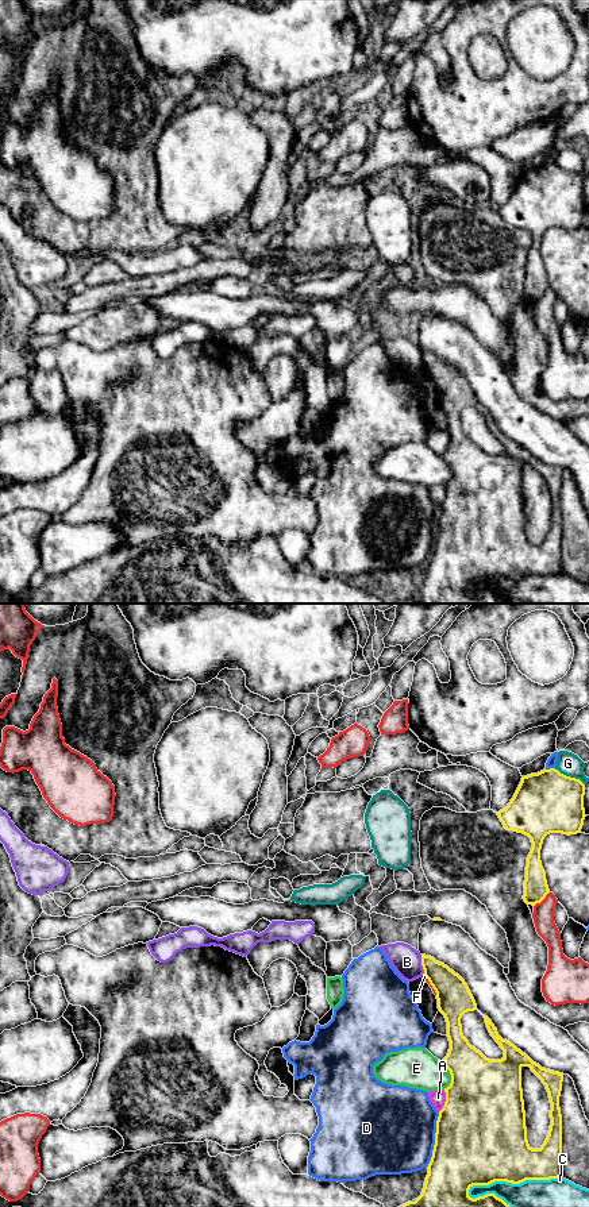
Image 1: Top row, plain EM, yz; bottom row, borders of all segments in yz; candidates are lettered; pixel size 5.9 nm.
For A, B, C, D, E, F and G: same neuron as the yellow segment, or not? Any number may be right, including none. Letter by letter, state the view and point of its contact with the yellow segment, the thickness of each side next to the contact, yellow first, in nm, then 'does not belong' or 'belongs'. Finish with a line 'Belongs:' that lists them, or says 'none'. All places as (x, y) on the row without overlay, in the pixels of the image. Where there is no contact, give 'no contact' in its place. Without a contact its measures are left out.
A: meets yellow in yz at (446, 496); 500 nm thick on the yellow side, 90 nm on the other; does not belong
B: meets yellow in yz at (423, 361); 200 nm thick on the yellow side, 170 nm on the other; does not belong
C: meets yellow in yz at (512, 578); 420 nm thick on the yellow side, 340 nm on the other; does not belong
D: meets yellow in yz at (435, 533); 500 nm thick on the yellow side, 480 nm on the other; does not belong
E: meets yellow in yz at (450, 469); 440 nm thick on the yellow side, 240 nm on the other; does not belong
F: meets yellow in yz at (542, 294); 140 nm thick on the yellow side, 130 nm on the other; does not belong
G: meets yellow in yz at (569, 172); 360 nm thick on the yellow side, 140 nm on the other; does not belong
Belongs: none

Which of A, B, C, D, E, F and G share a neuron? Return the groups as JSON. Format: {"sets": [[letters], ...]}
{"sets": [["A"], ["B"], ["C"], ["D"], ["E"], ["F"], ["G"]]}

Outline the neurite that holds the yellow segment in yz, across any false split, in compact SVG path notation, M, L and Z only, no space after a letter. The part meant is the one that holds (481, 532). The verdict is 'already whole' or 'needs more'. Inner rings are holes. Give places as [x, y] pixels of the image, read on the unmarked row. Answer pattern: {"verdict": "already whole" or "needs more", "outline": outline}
{"verdict": "already whole", "outline": "M421 350L426 371L436 387L438 404L447 417L450 444L442 455L450 466L451 478L446 497L436 516L435 540L428 559L421 590L397 604L513 604L494 589L476 594L469 591L473 581L489 581L494 576L520 579L526 575L550 575L562 571L562 510L559 491L563 468L542 463L513 439L503 435L492 416L484 410L490 431L504 446L501 455L489 455L469 439L462 429L461 413L477 405L476 396L465 375L443 358ZM530 462L548 487L551 520L540 544L532 544L527 536L526 506L521 485L521 463Z"}

